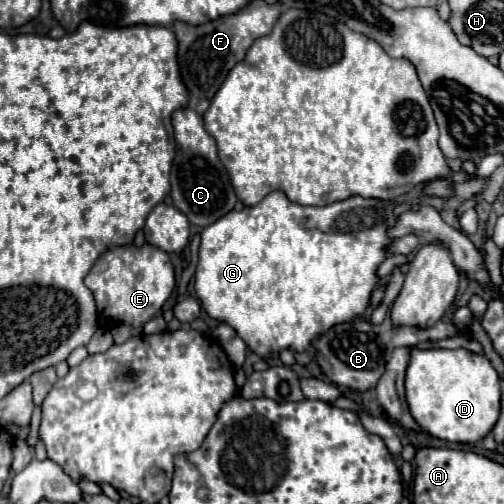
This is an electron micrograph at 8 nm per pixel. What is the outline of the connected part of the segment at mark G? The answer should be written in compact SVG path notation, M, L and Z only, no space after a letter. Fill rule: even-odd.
M272 191L268 193L258 205L254 207L244 207L242 211L230 211L224 217L220 217L216 223L208 225L202 233L200 233L200 251L198 251L198 265L196 265L196 277L194 277L194 289L196 295L202 303L202 309L206 309L206 313L216 319L216 321L224 321L228 323L238 337L260 357L276 357L276 353L280 349L292 349L292 351L306 351L310 347L310 343L322 335L324 331L328 331L330 327L350 321L356 315L362 315L364 309L370 303L370 293L374 291L374 287L378 285L380 277L378 277L378 267L382 265L382 261L388 257L386 247L392 243L392 239L386 235L386 231L396 225L396 215L394 215L394 201L388 201L388 217L386 217L386 201L382 199L366 199L360 195L352 195L344 201L334 201L330 205L324 207L304 207L298 203L292 203L282 191Z

